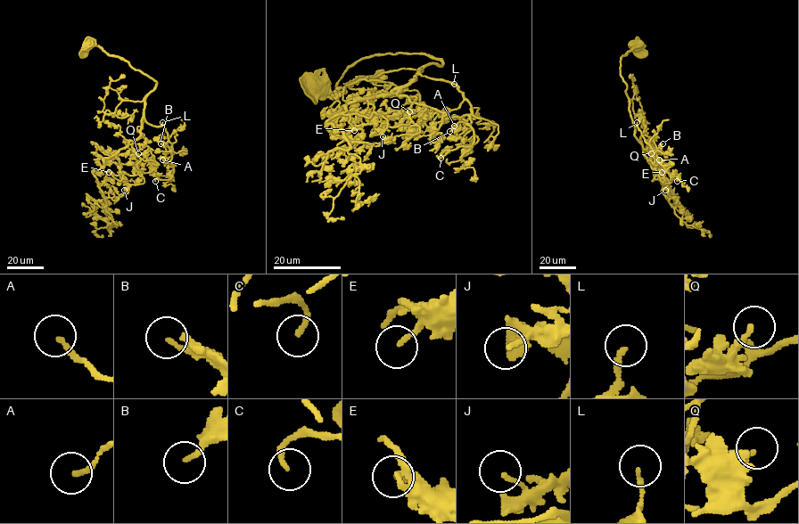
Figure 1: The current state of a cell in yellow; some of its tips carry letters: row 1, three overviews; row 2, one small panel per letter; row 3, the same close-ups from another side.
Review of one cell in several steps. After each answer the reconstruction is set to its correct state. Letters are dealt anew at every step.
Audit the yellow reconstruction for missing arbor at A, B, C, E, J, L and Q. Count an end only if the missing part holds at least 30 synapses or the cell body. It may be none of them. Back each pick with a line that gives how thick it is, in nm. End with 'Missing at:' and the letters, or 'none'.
A: calibre 180 nm
C: calibre 190 nm
L: calibre 170 nm
Missing at: A, C, L

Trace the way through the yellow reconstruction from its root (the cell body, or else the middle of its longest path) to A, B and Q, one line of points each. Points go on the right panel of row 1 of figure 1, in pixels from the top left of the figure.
A: (638, 46), (621, 58), (620, 75), (627, 86), (632, 122), (656, 155), (657, 162), (659, 159)
B: (638, 46), (621, 58), (620, 75), (627, 86), (625, 93), (634, 126), (653, 150), (663, 143)
Q: (638, 46), (621, 58), (620, 75), (627, 86), (634, 135), (644, 150), (651, 150), (653, 157), (651, 153)

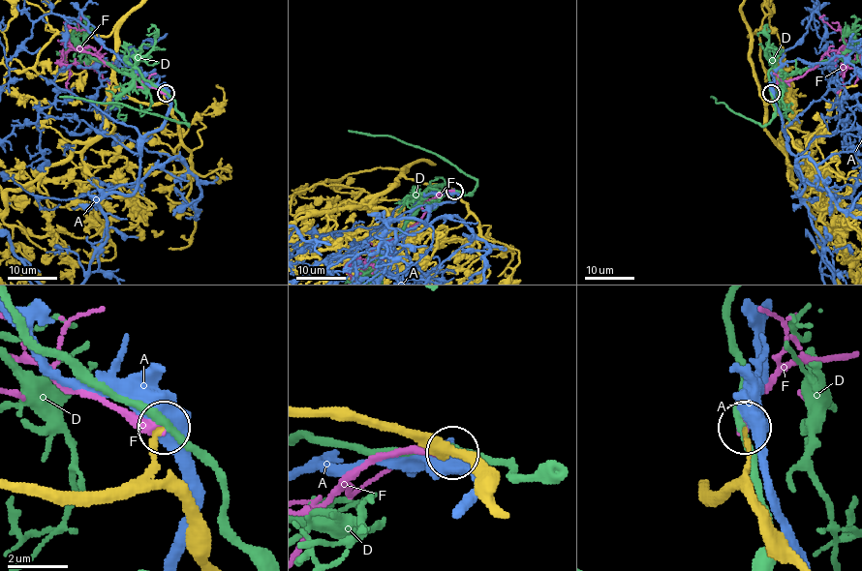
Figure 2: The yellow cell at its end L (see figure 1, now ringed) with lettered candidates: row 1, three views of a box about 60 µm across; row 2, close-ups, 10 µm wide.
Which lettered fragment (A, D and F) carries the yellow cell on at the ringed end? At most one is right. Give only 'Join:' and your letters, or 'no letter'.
Join: no letter

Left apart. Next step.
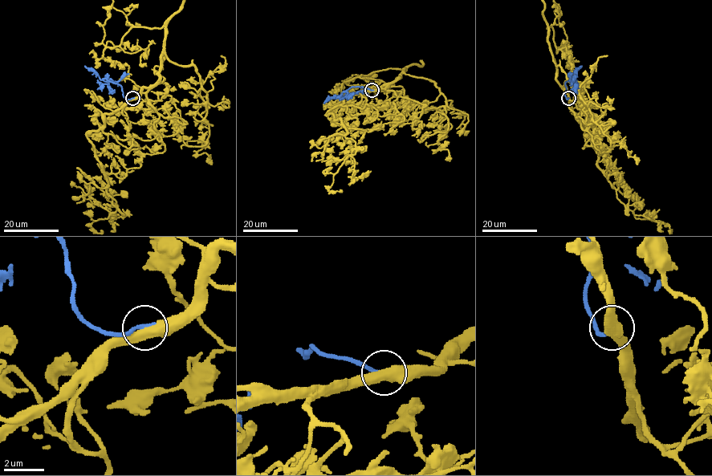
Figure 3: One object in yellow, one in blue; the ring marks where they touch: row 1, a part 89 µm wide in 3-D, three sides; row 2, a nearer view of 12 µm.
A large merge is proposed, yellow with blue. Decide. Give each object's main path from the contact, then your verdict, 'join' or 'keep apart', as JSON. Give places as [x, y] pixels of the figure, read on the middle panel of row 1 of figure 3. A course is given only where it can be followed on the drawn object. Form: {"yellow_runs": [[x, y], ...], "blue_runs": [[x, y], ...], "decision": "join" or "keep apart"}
{"blue_runs": [[372, 90], [352, 87], [323, 103]], "decision": "join"}

